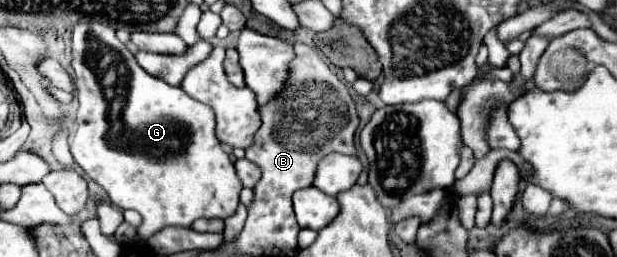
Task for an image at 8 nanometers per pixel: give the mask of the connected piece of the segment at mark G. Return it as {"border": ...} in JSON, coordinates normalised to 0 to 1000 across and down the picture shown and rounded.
{"border":[[[131,82],[118,105],[115,253],[122,268],[128,393],[128,502],[118,533],[115,595],[131,658],[173,743],[183,798],[229,829],[232,860],[222,883],[225,922],[241,930],[258,891],[280,875],[310,883],[323,844],[368,852],[384,821],[394,720],[384,696],[378,626],[348,533],[348,455],[335,409],[310,385],[293,339],[271,331],[232,276],[219,214],[190,152],[186,113],[170,89]]]}

